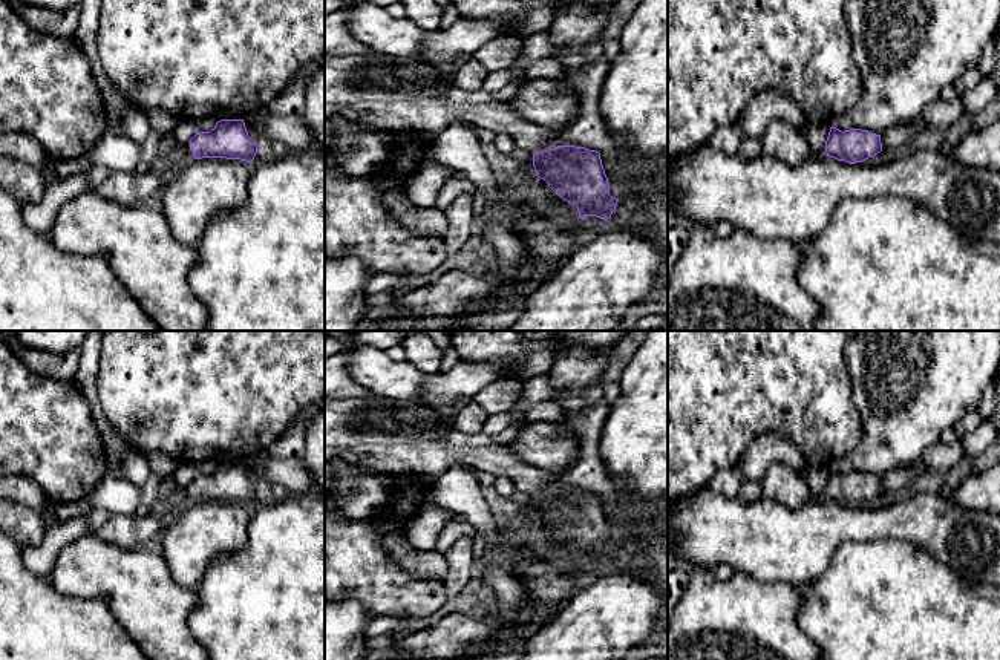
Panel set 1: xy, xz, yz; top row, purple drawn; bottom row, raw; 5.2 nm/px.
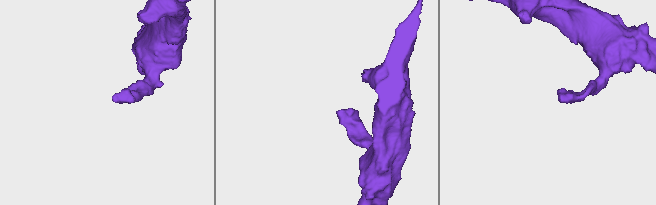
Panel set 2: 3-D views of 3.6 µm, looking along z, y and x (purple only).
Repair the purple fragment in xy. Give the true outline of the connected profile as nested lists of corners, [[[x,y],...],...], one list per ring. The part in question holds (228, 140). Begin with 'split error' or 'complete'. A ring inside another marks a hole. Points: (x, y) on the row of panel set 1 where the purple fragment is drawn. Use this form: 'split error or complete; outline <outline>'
split error; outline [[[221,119],[210,132],[196,133],[185,142],[191,159],[225,158],[253,162],[256,142],[248,136],[243,119]]]

